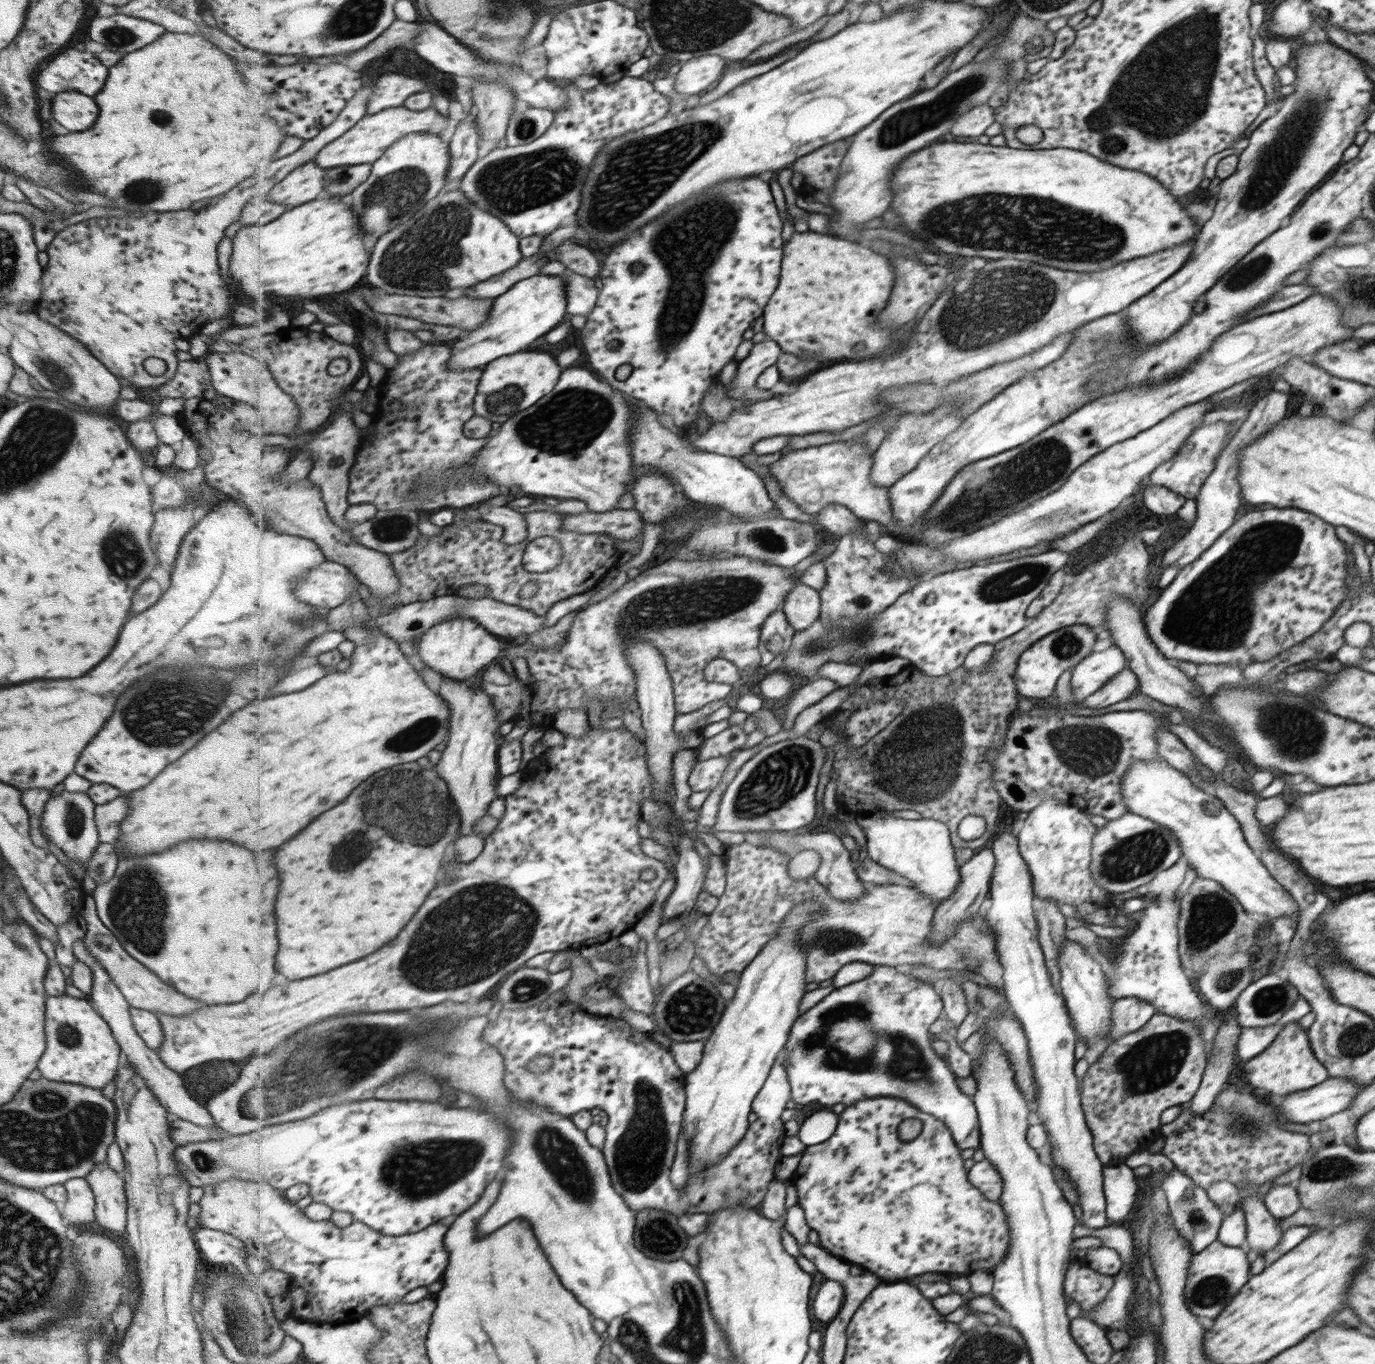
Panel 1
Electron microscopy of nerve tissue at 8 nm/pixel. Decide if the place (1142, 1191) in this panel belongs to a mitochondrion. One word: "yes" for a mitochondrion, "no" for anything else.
no

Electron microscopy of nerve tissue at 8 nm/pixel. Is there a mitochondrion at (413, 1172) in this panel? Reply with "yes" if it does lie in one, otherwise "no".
yes

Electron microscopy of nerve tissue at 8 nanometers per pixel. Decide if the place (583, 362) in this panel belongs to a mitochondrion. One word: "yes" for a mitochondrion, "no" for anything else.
no

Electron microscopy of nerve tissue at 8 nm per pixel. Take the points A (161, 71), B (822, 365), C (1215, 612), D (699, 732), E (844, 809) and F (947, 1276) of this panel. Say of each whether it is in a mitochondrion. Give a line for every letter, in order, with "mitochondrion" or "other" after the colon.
A: other
B: other
C: mitochondrion
D: other
E: other
F: other

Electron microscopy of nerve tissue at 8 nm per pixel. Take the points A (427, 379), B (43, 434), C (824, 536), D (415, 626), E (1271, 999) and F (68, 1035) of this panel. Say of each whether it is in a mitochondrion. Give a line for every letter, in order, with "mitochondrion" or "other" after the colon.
A: other
B: mitochondrion
C: other
D: other
E: mitochondrion
F: mitochondrion

